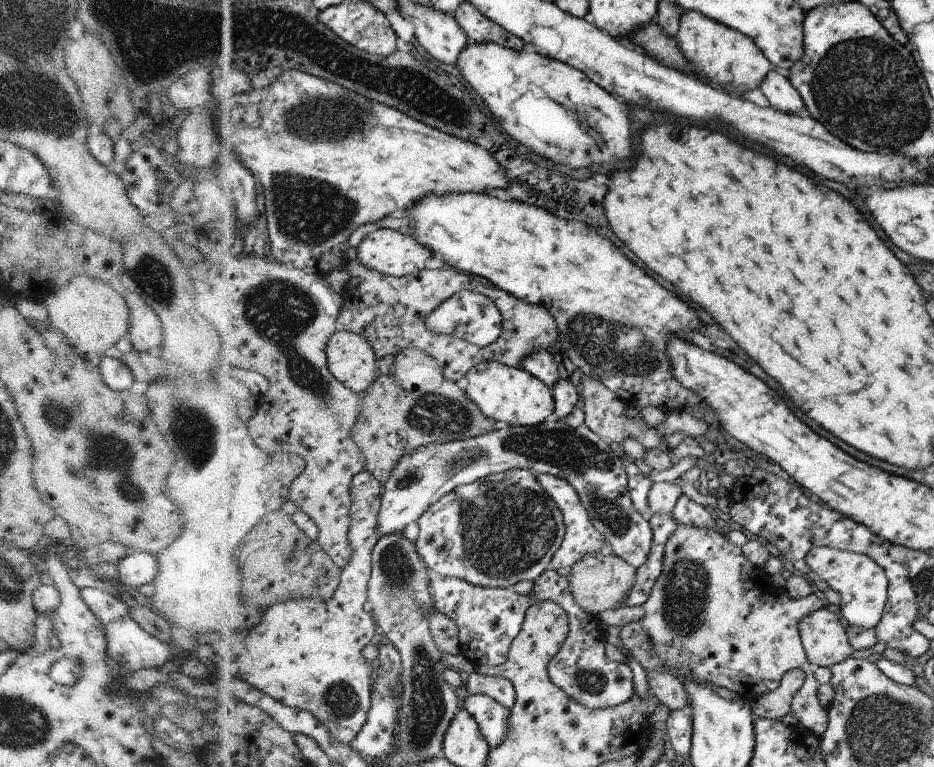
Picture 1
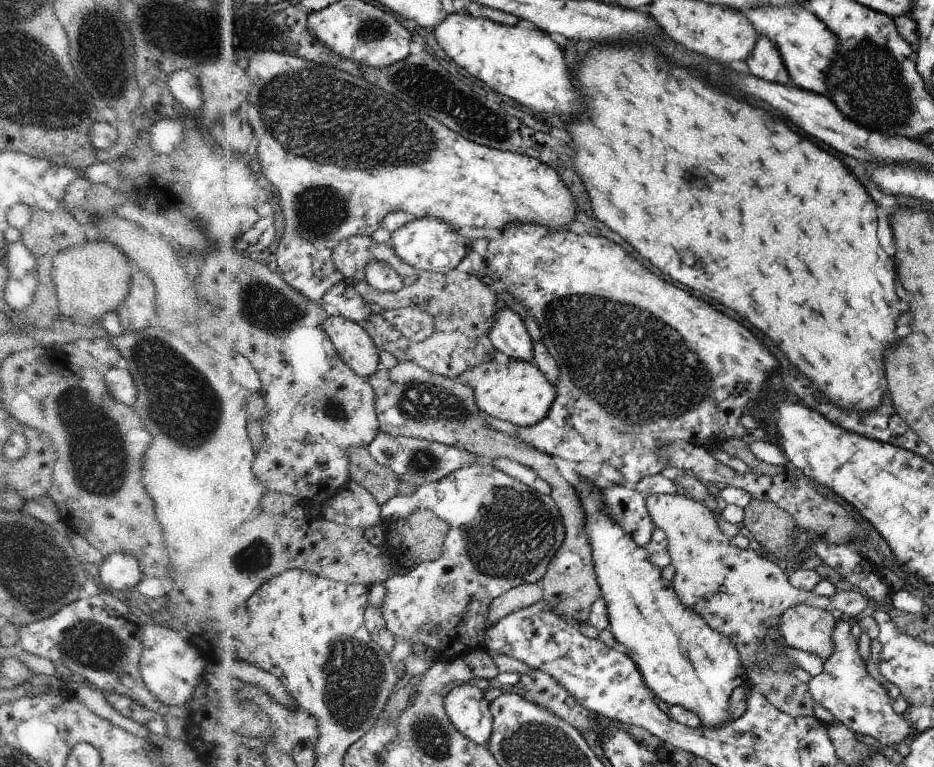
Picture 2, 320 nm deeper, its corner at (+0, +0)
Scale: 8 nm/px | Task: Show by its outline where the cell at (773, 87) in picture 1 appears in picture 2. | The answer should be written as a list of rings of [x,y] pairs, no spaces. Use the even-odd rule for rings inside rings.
[[[760,37],[753,53],[745,61],[755,77],[771,83],[790,84],[791,78],[779,48],[768,37]]]

